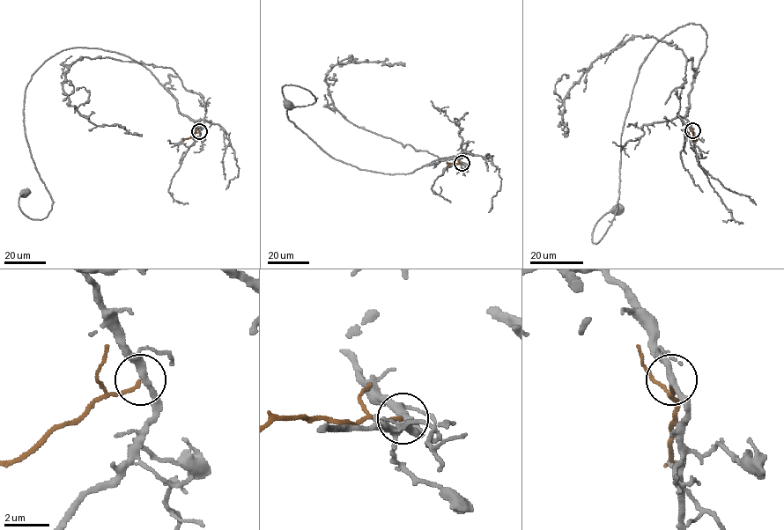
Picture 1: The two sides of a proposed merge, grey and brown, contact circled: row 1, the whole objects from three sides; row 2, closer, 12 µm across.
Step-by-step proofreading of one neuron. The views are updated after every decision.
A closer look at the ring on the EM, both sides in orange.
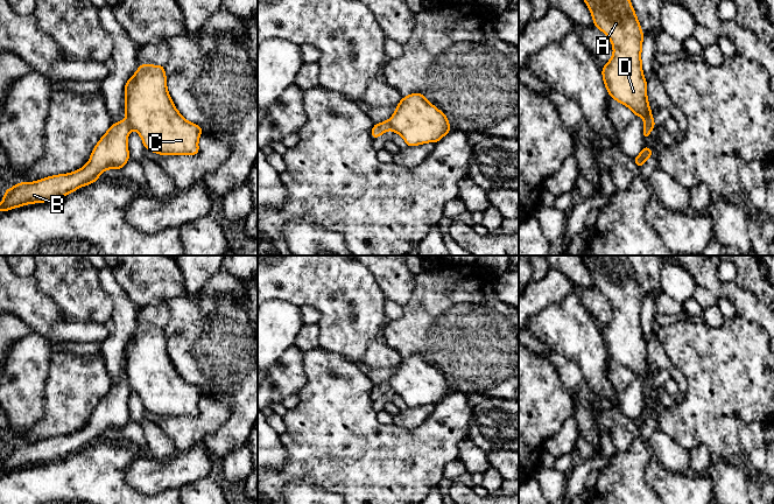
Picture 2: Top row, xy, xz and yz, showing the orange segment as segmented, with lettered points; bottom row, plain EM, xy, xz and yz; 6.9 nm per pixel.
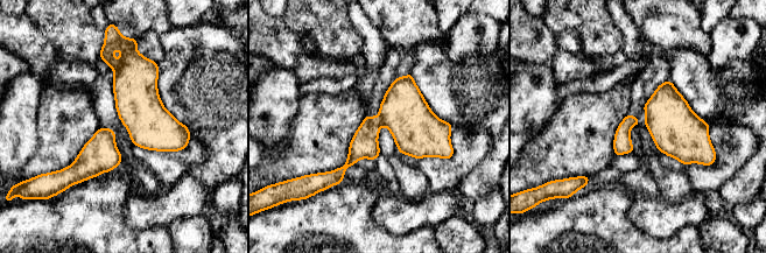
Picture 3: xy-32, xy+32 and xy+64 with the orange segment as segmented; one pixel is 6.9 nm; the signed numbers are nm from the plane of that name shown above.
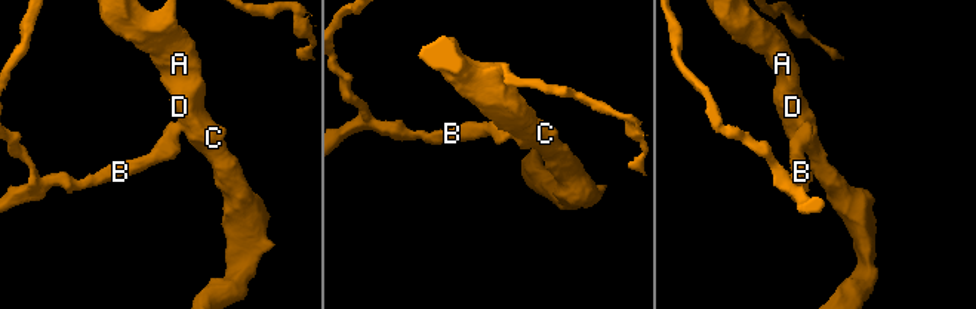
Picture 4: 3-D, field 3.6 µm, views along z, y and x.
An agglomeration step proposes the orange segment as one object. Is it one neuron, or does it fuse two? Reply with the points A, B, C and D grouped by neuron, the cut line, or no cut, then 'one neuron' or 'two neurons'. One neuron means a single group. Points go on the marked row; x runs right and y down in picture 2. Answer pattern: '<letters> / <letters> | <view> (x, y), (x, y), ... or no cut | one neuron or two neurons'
A C D / B | xy (126, 119), (131, 127) | two neurons

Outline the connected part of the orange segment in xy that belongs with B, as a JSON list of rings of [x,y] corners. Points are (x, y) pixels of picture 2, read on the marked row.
[[[127,120],[112,124],[83,168],[35,182],[17,183],[5,191],[0,211],[58,200],[83,186],[96,182],[106,169],[121,169],[131,158],[127,146],[129,133],[131,126]]]

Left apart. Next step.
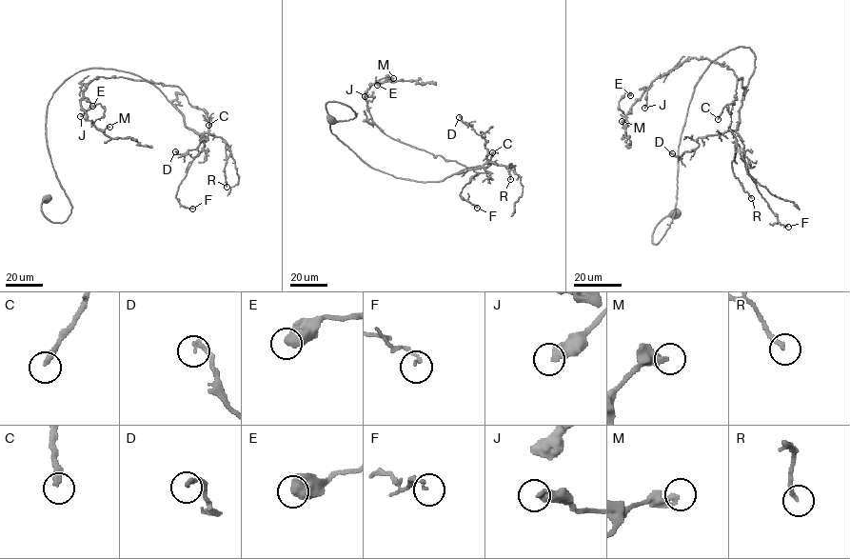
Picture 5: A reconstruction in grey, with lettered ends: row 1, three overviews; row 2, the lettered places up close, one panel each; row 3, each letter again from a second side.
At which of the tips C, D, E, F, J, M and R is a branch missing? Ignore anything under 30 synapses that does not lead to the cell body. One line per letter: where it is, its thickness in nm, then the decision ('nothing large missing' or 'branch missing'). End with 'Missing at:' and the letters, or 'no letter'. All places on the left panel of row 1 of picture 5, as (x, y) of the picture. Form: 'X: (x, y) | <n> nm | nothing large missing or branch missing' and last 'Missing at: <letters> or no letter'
C: (208, 125) | 300 nm | branch missing
D: (175, 151) | 200 nm | nothing large missing
E: (92, 106) | 700 nm | nothing large missing
F: (192, 209) | 110 nm | nothing large missing
J: (80, 116) | 420 nm | nothing large missing
M: (109, 127) | 340 nm | nothing large missing
R: (227, 187) | 180 nm | nothing large missing
Missing at: C

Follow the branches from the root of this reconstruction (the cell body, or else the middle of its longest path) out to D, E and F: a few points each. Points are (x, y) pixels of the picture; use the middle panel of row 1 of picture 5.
D: (330, 121), (327, 102), (350, 107), (330, 129), (367, 164), (439, 182), (486, 161), (459, 117)
E: (330, 121), (327, 102), (350, 107), (331, 131), (396, 177), (467, 168), (385, 135), (377, 85)
F: (330, 121), (327, 102), (350, 107), (331, 131), (396, 177), (483, 167), (460, 193), (477, 208)

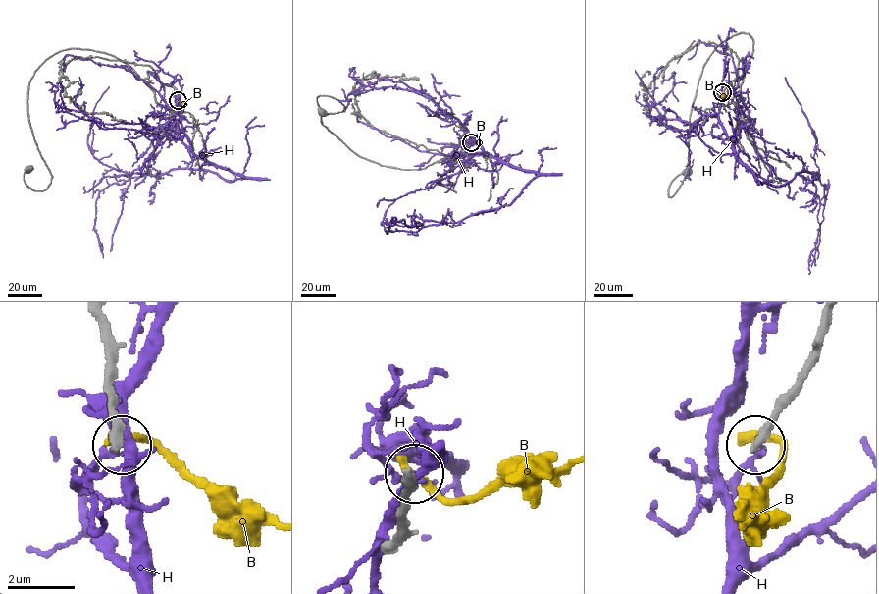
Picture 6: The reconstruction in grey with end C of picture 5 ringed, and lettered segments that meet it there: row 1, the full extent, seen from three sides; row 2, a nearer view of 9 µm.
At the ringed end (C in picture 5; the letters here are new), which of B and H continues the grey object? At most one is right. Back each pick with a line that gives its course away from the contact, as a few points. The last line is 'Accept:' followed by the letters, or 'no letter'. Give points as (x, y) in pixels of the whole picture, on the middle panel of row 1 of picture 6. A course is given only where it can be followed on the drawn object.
Accept: no letter

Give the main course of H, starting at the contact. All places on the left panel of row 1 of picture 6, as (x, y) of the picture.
H: (178, 101), (191, 150), (245, 178), (193, 168), (128, 174), (101, 163), (87, 139), (109, 86)

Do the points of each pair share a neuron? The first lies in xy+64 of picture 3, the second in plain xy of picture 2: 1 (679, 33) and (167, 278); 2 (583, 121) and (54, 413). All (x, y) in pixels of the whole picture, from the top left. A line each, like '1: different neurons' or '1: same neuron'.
1: same neuron
2: same neuron

